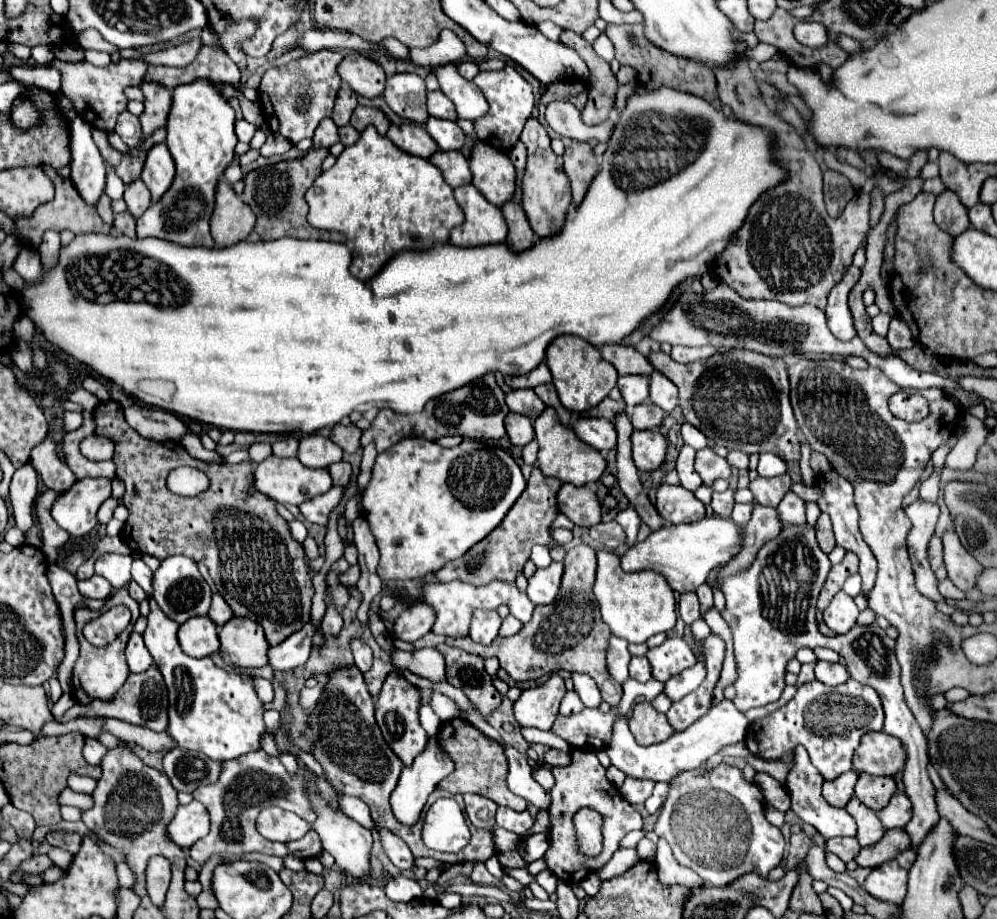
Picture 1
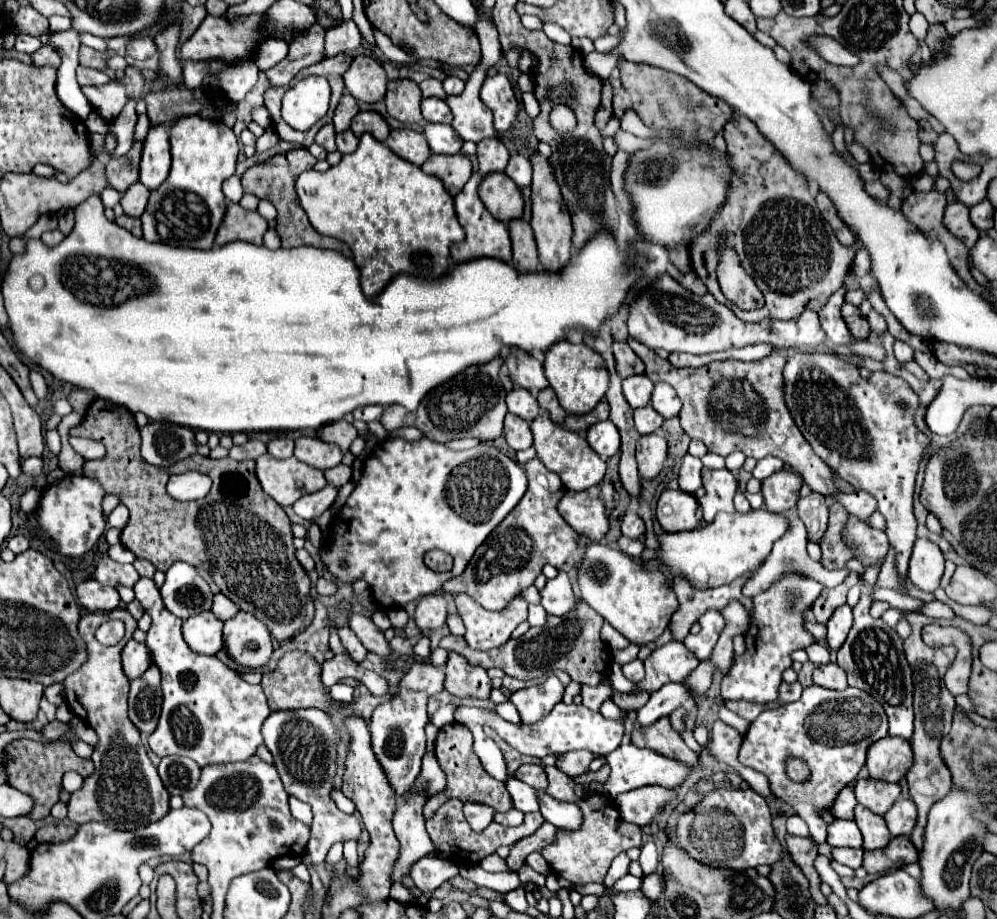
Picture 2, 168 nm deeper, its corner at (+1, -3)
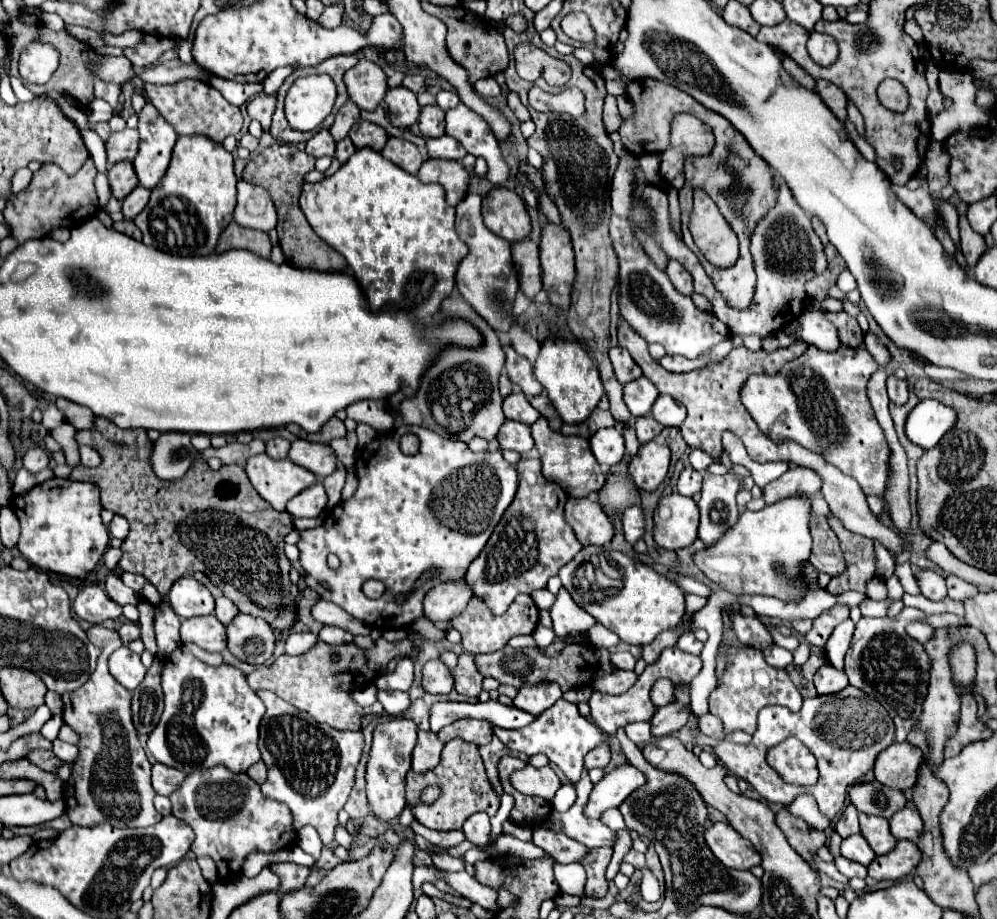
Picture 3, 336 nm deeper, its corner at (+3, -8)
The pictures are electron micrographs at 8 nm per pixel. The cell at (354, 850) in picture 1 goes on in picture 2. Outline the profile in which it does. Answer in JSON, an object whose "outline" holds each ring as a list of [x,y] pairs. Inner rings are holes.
{"outline":[[[316,708],[306,710],[276,710],[272,712],[264,726],[264,744],[274,756],[274,766],[280,774],[284,790],[290,796],[296,796],[302,802],[308,802],[314,812],[314,822],[310,826],[310,846],[302,857],[306,866],[324,862],[328,850],[334,842],[358,840],[360,838],[360,822],[354,816],[344,814],[338,810],[330,792],[334,790],[334,776],[336,776],[336,746],[340,740],[338,728],[334,728],[332,720],[326,712]]]}

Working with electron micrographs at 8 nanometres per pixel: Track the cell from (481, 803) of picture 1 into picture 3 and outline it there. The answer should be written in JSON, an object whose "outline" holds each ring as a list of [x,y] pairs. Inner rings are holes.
{"outline":[[[474,813],[464,821],[462,831],[474,845],[486,845],[490,841],[490,817],[484,813]]]}

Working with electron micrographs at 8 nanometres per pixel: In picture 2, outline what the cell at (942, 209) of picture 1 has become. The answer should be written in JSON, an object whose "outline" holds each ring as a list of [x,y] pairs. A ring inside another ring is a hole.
{"outline":[[[952,202],[946,206],[944,222],[946,228],[956,234],[968,248],[972,248],[980,238],[980,230],[970,222],[970,210],[962,202]]]}

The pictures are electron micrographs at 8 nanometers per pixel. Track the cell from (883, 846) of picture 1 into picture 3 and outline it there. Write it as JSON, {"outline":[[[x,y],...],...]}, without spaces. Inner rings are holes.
{"outline":[[[898,841],[890,853],[880,855],[872,861],[872,865],[868,867],[868,875],[878,881],[882,879],[896,881],[910,875],[918,863],[920,863],[920,851],[916,843]]]}

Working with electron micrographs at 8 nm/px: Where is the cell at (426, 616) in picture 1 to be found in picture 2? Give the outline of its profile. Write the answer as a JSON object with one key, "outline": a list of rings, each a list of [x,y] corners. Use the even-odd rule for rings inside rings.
{"outline":[[[442,594],[424,596],[416,606],[414,620],[420,630],[440,628],[440,626],[444,626],[446,618],[448,618],[448,604]]]}

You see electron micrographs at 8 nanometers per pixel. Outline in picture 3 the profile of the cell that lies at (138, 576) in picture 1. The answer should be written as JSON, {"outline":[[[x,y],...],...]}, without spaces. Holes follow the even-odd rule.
{"outline":[[[180,645],[168,655],[164,663],[162,689],[164,689],[164,713],[160,717],[160,723],[148,737],[148,749],[158,763],[188,773],[210,769],[214,765],[224,765],[232,773],[242,773],[248,771],[250,765],[260,761],[258,729],[266,707],[258,697],[258,693],[250,689],[250,685],[246,683],[246,675],[240,669],[232,665],[220,665],[220,667],[206,665],[204,661],[194,657],[188,647]]]}

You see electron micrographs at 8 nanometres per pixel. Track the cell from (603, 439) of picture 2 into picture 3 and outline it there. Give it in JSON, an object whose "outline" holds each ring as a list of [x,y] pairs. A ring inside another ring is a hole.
{"outline":[[[616,427],[600,429],[590,437],[590,447],[600,465],[616,465],[624,457],[624,437]]]}

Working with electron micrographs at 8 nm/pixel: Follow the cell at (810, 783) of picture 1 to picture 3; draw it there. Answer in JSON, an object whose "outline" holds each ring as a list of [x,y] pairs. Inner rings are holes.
{"outline":[[[856,833],[856,835],[850,835],[848,839],[842,839],[842,845],[840,845],[840,855],[842,857],[848,857],[850,861],[856,861],[856,863],[862,863],[862,865],[870,865],[872,859],[876,857],[874,851],[868,847],[866,839]]]}

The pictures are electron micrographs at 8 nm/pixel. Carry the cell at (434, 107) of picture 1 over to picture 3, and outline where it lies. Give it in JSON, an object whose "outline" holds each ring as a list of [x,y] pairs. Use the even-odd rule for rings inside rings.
{"outline":[[[426,105],[420,113],[418,119],[420,131],[424,137],[440,137],[444,135],[446,121],[444,121],[444,111],[438,105]]]}

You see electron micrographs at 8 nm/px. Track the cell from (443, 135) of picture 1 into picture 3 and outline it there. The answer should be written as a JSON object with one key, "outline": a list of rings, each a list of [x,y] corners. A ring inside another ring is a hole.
{"outline":[[[442,135],[436,139],[426,139],[426,149],[428,149],[428,157],[436,157],[436,159],[454,159],[454,161],[462,161],[466,151],[464,147],[452,139],[450,135]]]}

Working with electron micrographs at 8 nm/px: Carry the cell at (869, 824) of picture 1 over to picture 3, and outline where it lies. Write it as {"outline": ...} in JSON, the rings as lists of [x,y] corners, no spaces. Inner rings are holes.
{"outline":[[[860,813],[860,833],[864,835],[864,839],[868,841],[868,845],[876,855],[884,855],[892,851],[896,845],[896,839],[892,837],[888,821],[884,817]]]}

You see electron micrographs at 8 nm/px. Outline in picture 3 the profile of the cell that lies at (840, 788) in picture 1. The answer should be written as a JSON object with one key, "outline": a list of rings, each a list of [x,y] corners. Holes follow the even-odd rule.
{"outline":[[[852,803],[846,805],[846,809],[842,811],[842,815],[836,821],[834,829],[840,833],[840,837],[848,837],[848,835],[854,835],[854,833],[860,831],[860,827],[858,827],[858,811],[856,811],[856,807]]]}

